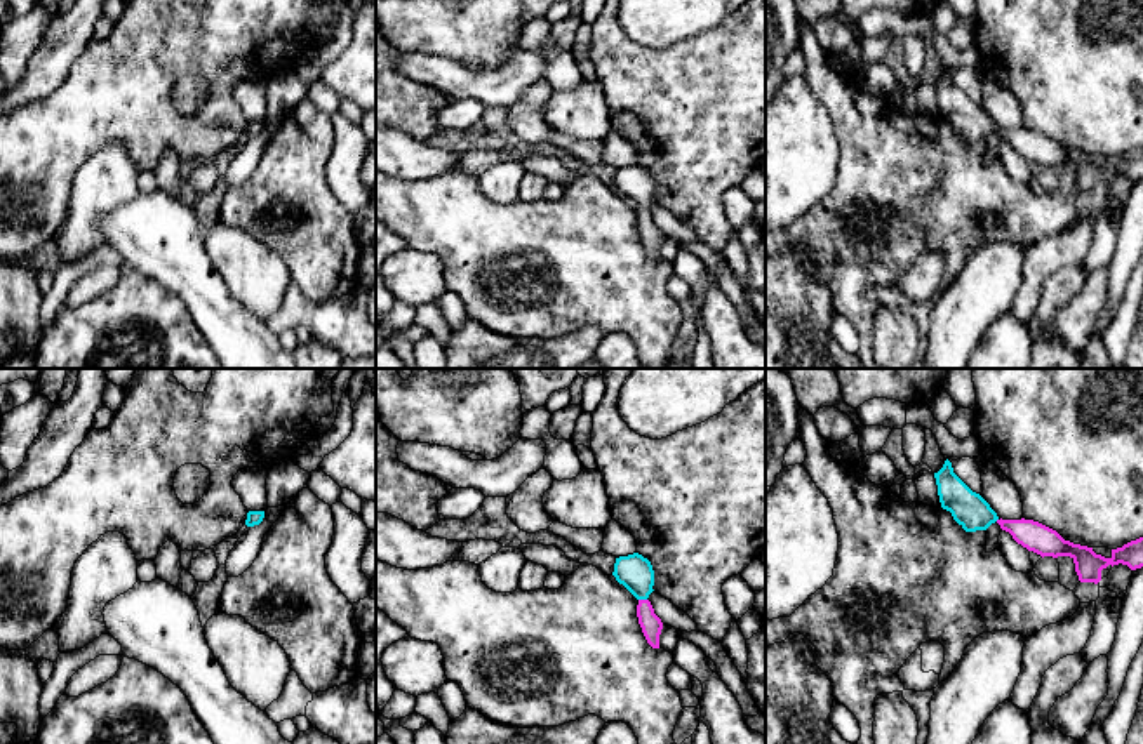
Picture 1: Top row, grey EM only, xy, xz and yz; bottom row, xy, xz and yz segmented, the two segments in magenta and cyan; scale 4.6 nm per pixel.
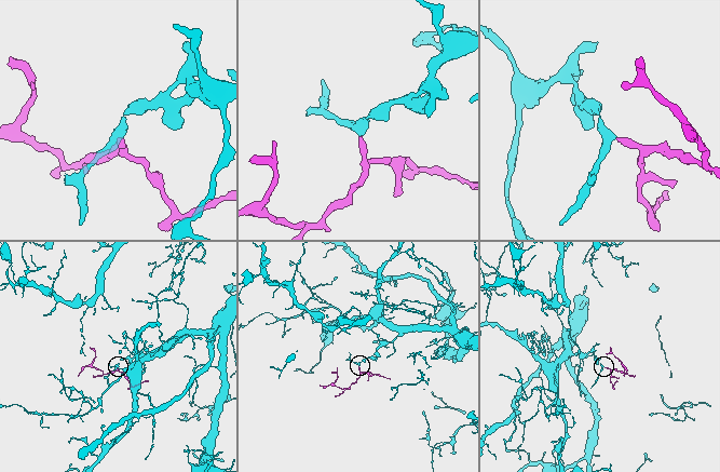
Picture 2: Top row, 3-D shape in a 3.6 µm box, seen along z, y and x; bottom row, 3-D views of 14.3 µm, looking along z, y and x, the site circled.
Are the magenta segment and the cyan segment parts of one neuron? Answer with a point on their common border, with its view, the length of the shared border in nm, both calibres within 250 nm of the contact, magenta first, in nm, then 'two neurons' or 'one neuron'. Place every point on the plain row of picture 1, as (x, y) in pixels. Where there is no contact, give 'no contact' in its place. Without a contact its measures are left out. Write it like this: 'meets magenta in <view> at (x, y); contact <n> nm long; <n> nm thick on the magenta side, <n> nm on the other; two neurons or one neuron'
meets magenta in xz at (642, 211); contact 40 nm long; 100 nm thick on the magenta side, 160 nm on the other; one neuron

